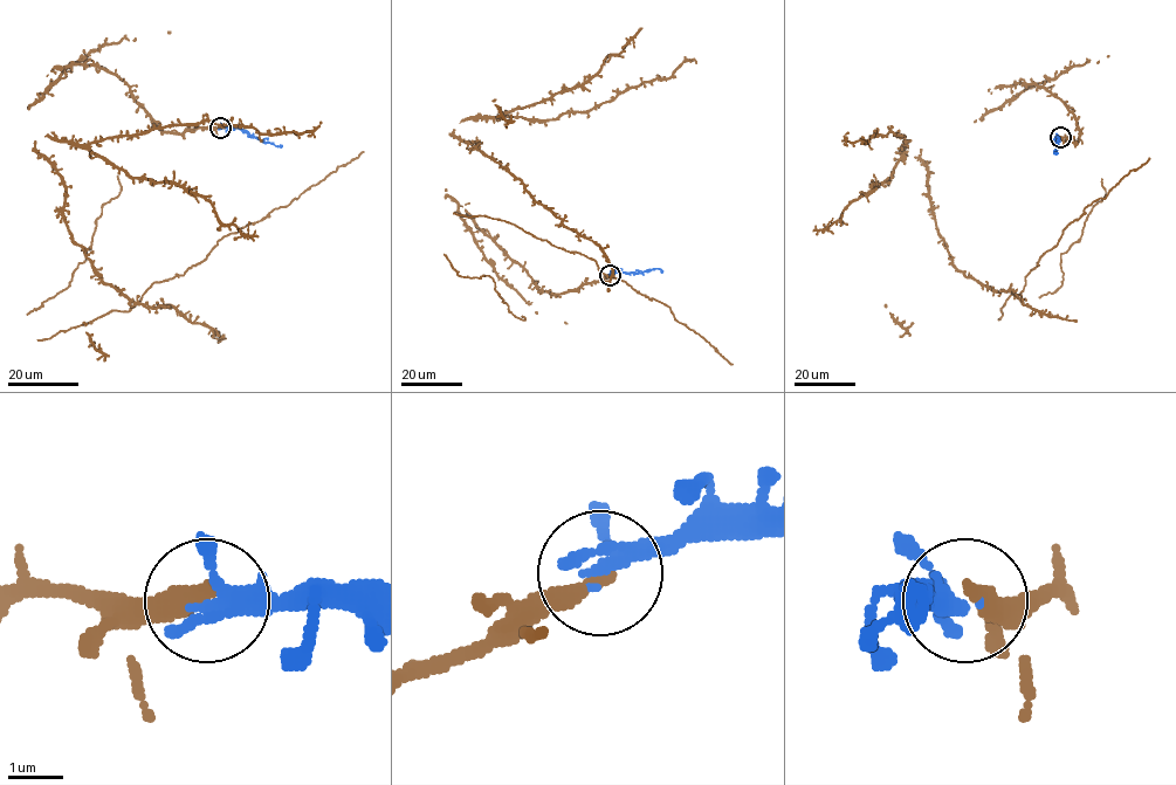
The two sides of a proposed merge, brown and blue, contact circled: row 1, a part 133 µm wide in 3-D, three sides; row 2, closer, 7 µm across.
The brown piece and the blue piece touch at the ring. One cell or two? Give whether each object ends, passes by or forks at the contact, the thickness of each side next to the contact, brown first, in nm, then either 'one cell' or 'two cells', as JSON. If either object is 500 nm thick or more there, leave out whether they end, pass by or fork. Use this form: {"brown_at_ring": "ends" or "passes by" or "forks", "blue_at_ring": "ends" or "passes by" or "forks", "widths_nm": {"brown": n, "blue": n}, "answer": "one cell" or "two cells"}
{"brown_at_ring": "ends", "blue_at_ring": "passes by", "widths_nm": {"brown": 400, "blue": 280}, "answer": "one cell"}

